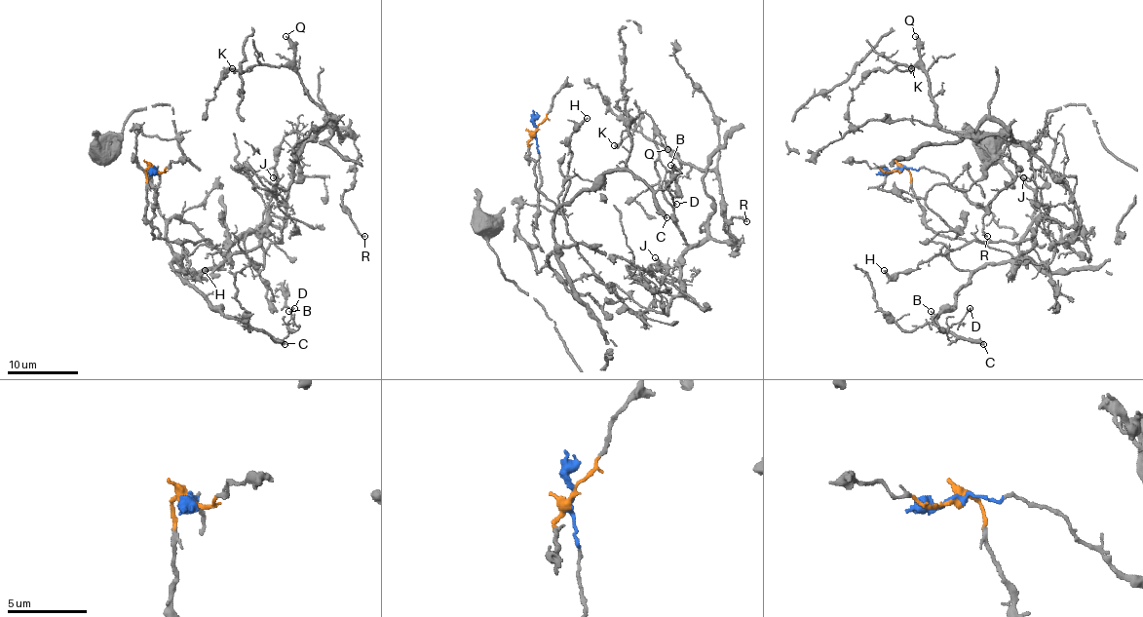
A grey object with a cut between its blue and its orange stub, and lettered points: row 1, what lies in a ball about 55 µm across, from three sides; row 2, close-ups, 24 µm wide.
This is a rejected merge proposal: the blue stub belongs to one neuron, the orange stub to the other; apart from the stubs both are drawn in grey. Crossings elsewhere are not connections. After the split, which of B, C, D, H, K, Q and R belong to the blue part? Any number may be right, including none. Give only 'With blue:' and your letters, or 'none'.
With blue: B, C, D

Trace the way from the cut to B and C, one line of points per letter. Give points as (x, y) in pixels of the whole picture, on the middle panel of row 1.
B: (535, 132), (534, 236), (546, 255), (553, 214), (584, 190), (629, 171), (664, 188), (679, 173), (670, 165)
C: (535, 132), (539, 216), (534, 234), (546, 255), (555, 250), (553, 214), (610, 173), (636, 175), (666, 218)

